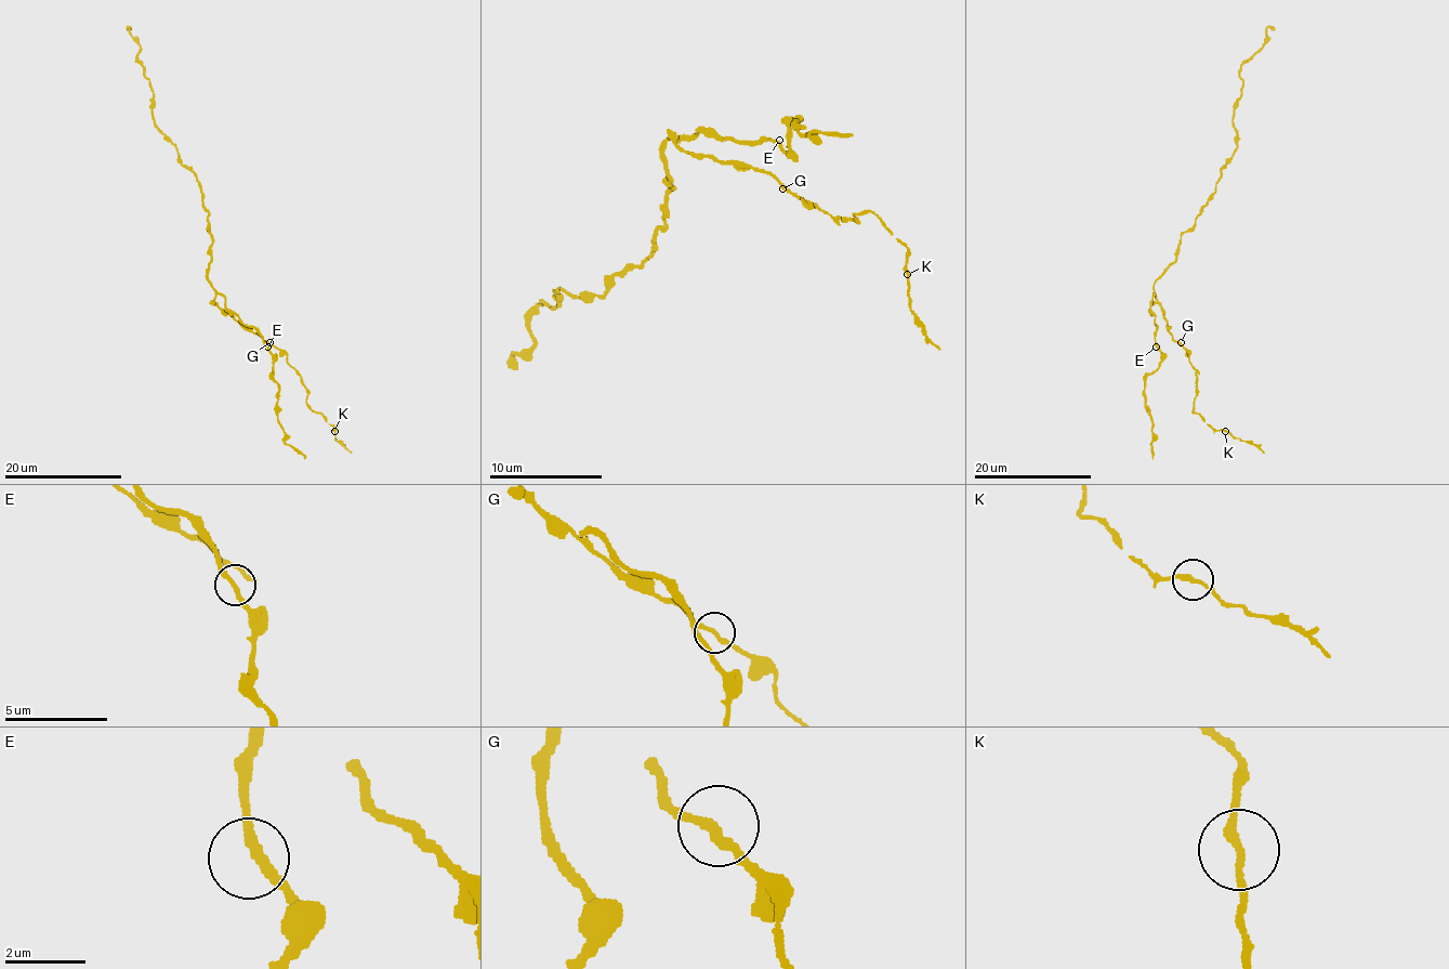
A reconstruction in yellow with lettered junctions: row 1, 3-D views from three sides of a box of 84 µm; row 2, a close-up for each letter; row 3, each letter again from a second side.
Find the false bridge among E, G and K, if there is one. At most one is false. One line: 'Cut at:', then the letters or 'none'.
Cut at: K

